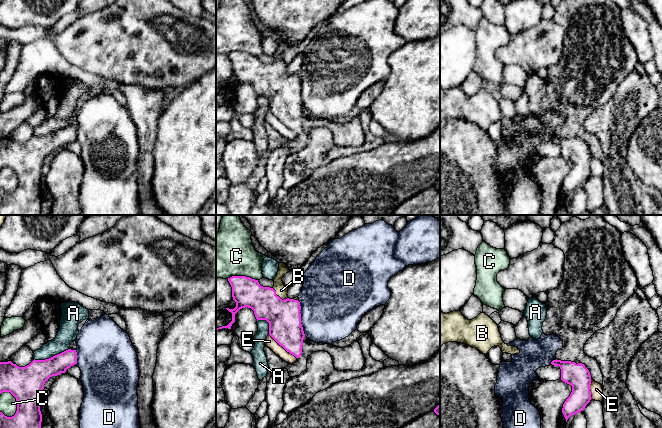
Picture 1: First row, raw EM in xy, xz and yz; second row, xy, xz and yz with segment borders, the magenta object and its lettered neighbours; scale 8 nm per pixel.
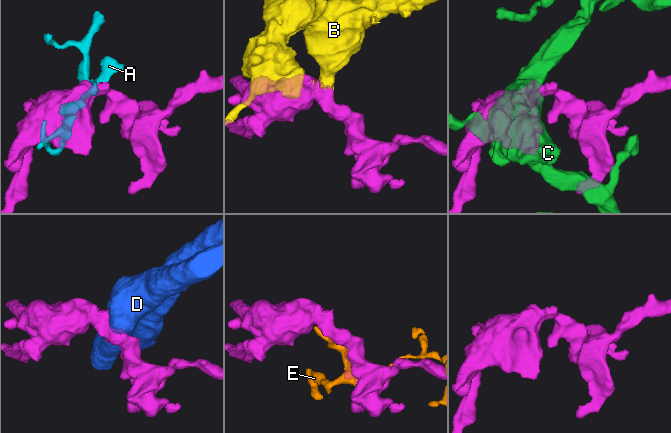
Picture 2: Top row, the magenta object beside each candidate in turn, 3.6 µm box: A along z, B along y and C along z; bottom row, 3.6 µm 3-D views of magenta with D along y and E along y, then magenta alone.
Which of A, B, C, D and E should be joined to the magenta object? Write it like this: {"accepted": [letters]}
{"accepted": ["B"]}

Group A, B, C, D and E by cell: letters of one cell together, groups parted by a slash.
A / B / C / D / E

